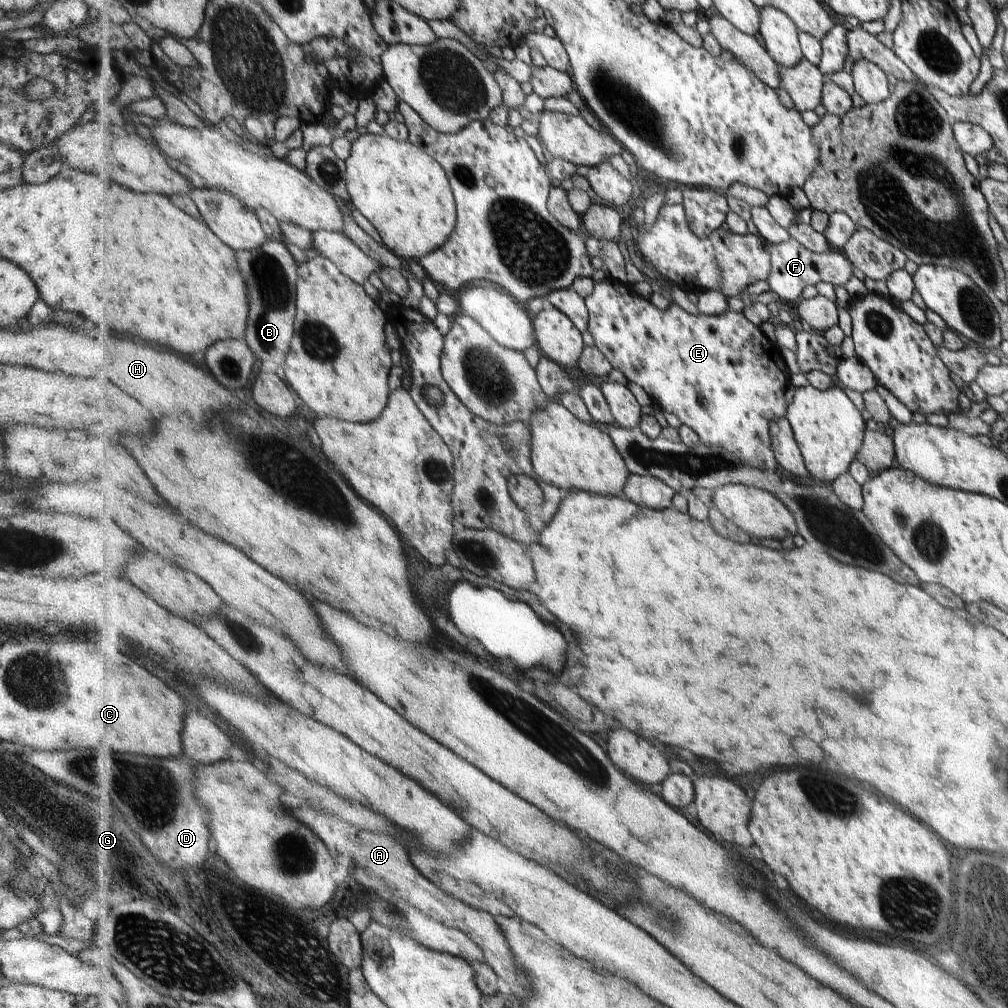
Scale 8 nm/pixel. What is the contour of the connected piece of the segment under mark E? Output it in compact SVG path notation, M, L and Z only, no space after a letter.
M597 277L597 283L591 296L586 298L586 305L590 312L589 331L594 338L594 344L603 351L603 354L612 362L615 369L621 371L627 380L640 385L651 398L652 404L661 410L673 413L683 425L690 426L700 438L700 442L710 447L721 447L731 453L735 458L740 458L747 465L758 466L777 471L780 464L775 456L774 444L770 433L770 426L778 419L788 418L790 405L785 400L785 390L789 386L791 373L789 368L785 367L785 360L781 354L781 347L771 342L759 325L753 324L745 314L734 312L733 310L716 315L706 315L701 312L689 314L683 310L679 304L671 303L665 310L660 310L653 306L649 299L642 298L632 290L628 283L621 283L615 279L606 277Z

